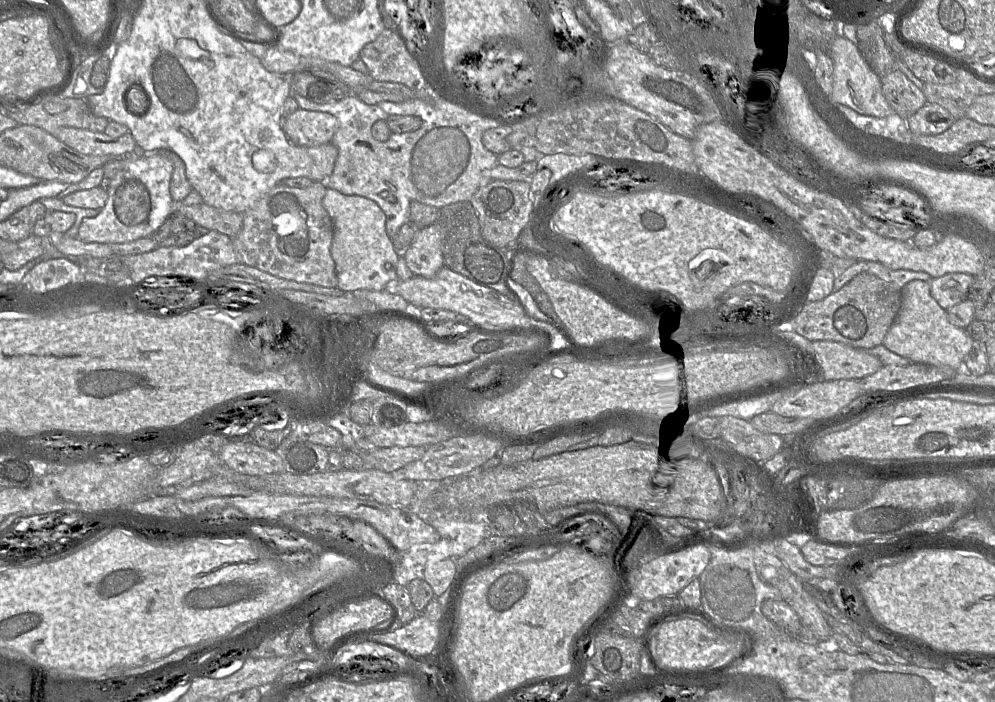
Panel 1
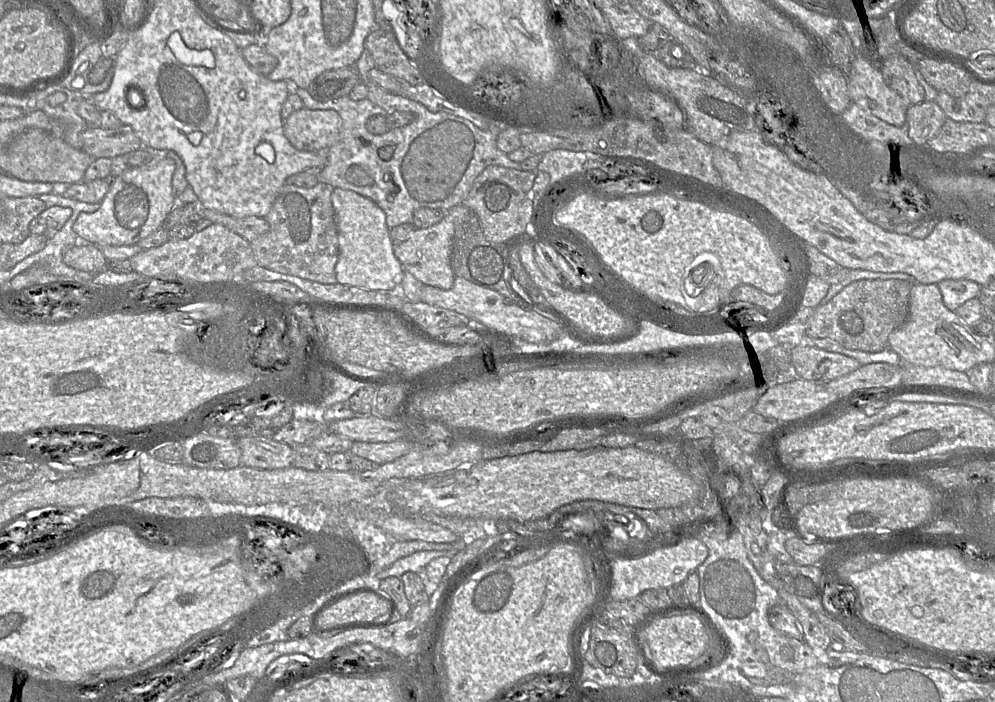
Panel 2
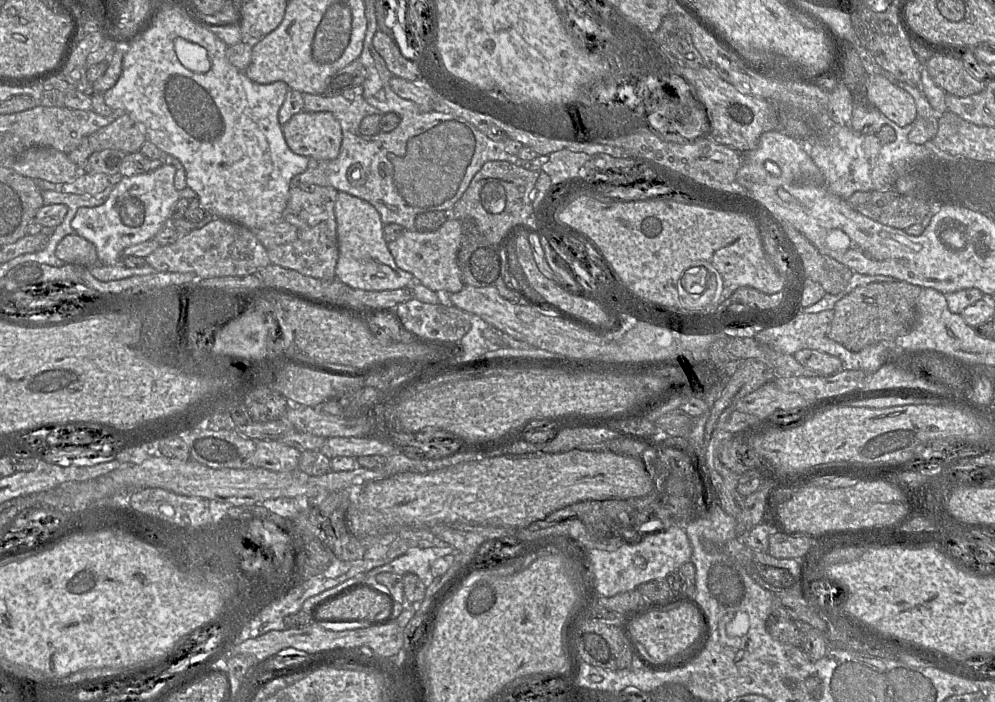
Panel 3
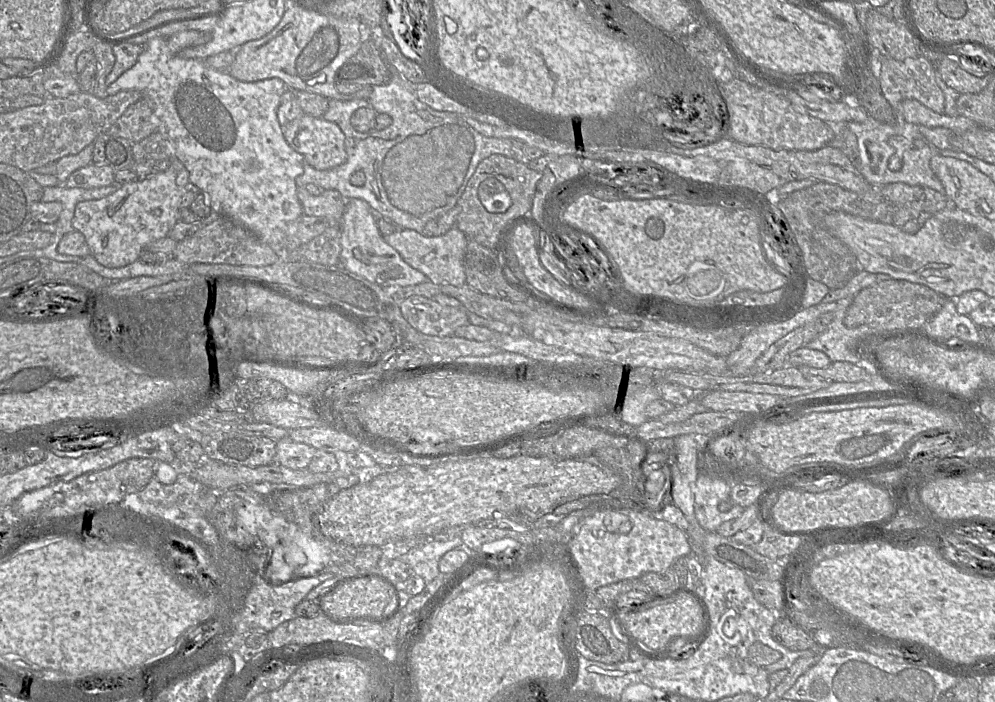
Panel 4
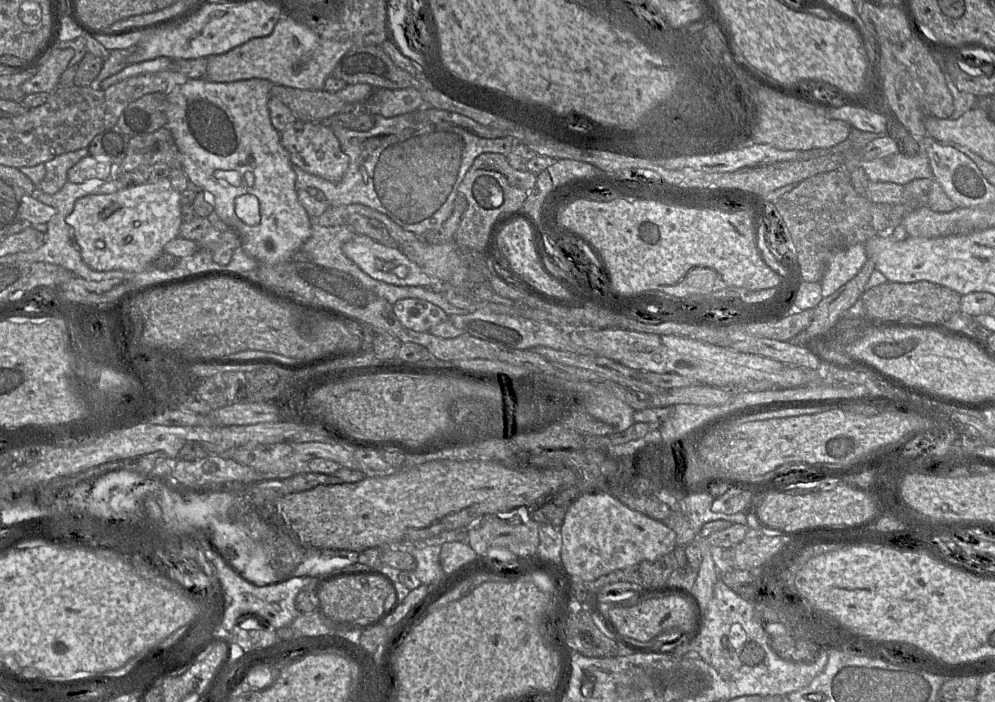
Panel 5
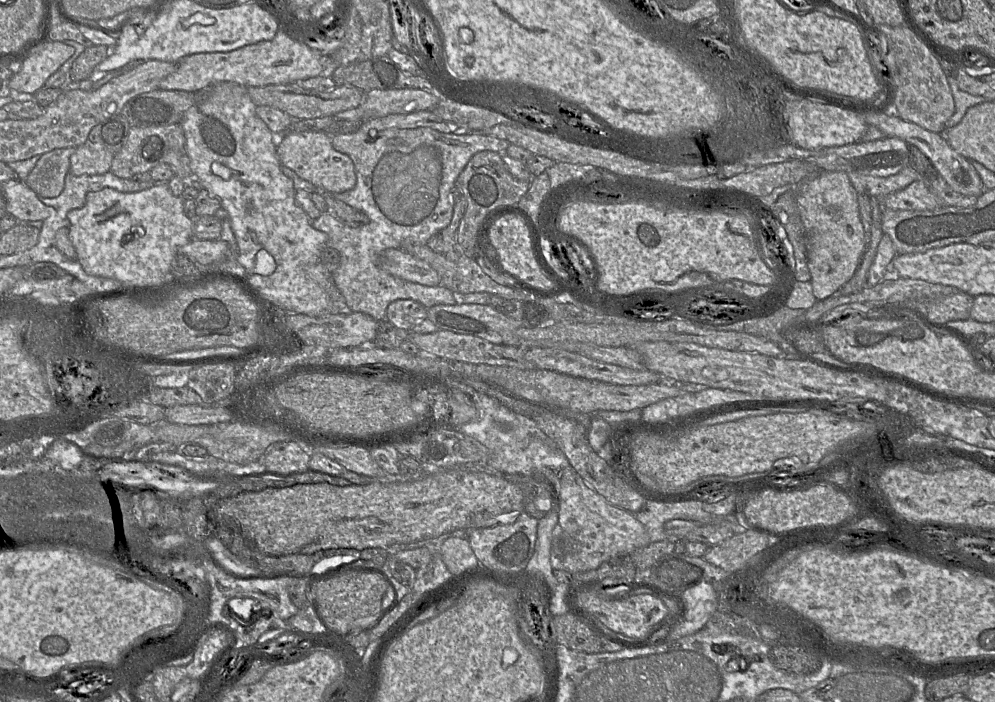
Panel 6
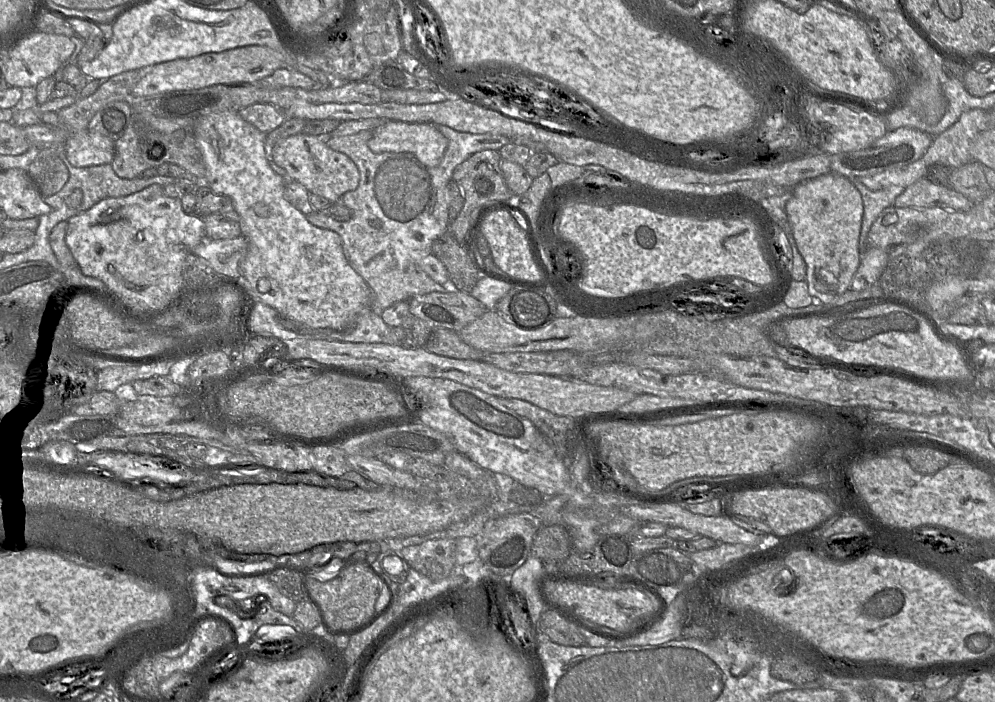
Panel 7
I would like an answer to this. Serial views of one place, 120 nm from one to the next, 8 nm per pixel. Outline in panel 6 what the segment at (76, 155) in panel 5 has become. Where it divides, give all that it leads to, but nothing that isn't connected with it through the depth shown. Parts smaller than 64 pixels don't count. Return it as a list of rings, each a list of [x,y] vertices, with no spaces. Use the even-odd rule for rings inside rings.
[[[77,147],[54,149],[42,154],[27,176],[25,180],[26,185],[33,190],[37,196],[45,198],[58,197],[64,189],[65,177],[70,170],[70,157],[75,152],[76,148]]]

